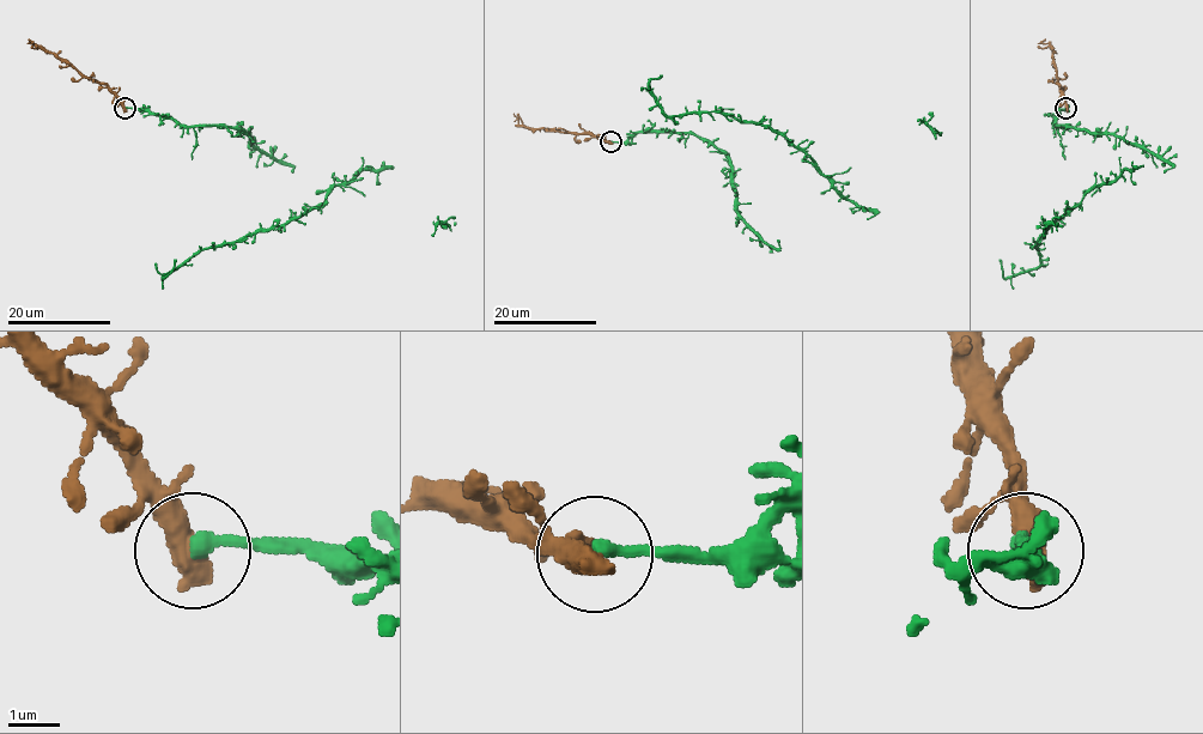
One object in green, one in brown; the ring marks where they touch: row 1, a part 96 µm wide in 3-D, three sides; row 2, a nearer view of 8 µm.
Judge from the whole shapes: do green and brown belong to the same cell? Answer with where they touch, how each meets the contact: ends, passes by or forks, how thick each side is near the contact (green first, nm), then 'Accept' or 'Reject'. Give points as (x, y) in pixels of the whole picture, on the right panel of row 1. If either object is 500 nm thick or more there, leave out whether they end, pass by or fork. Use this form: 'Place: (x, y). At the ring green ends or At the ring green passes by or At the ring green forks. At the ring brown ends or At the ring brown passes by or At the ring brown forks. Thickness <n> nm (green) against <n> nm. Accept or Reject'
Place: (1065, 108). Thickness 280 nm (green) against 600 nm. Reject

